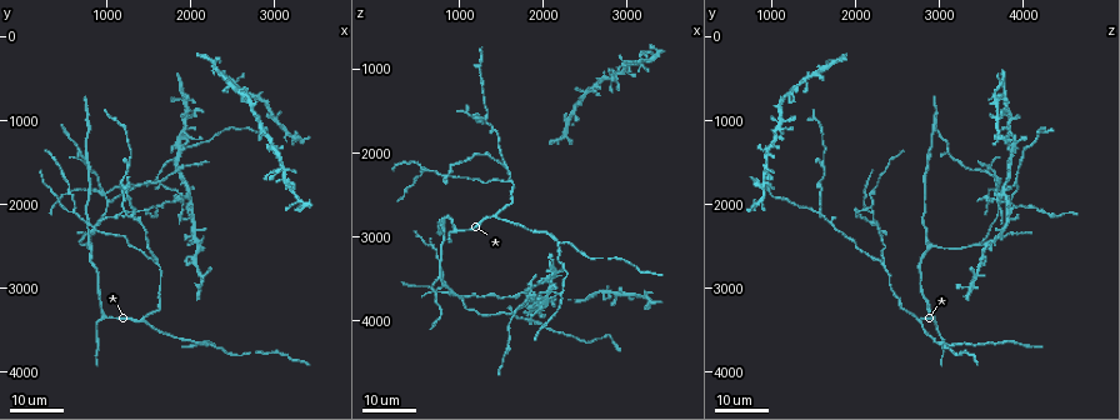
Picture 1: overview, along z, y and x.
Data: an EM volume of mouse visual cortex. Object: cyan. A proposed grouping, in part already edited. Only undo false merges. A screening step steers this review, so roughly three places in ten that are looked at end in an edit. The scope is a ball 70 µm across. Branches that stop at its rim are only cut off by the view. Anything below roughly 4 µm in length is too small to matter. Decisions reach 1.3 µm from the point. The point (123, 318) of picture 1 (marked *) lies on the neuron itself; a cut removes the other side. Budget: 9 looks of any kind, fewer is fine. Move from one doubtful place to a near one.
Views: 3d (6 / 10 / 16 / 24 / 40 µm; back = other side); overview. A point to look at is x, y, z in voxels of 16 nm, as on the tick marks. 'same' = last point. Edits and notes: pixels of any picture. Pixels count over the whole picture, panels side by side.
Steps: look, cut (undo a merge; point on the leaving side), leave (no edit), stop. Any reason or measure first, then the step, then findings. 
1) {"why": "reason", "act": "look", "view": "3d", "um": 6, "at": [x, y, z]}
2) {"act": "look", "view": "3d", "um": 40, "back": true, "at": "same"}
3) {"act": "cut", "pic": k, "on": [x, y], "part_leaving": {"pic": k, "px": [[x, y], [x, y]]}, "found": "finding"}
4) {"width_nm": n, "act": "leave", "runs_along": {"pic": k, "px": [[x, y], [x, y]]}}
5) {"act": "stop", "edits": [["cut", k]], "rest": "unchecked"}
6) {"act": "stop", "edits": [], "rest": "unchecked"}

{"act": "look", "view": "3d", "um": 24, "at": [1450, 3400, 2750]}

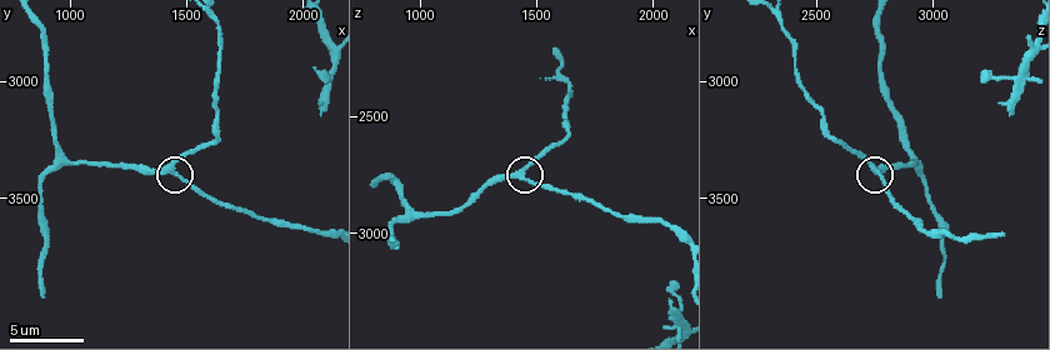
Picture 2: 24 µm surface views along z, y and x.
{"why": "closer look", "act": "look", "view": "3d", "um": 6, "at": [1430, 3360, 2740]}

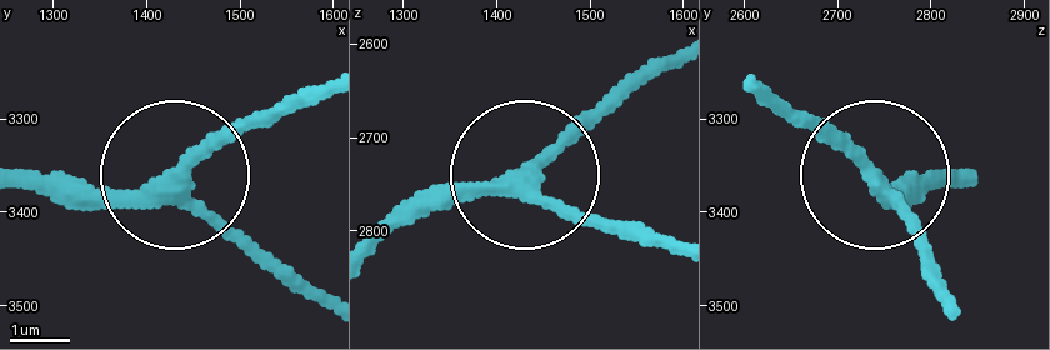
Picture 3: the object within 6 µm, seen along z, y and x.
{"width_nm": 250, "act": "leave", "runs_along": {"pic": 3, "px": [[28, 168], [101, 196], [191, 181], [291, 281]]}, "found": "all the same neuron"}

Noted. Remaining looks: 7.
{"why": "four arms meet", "act": "look", "view": "3d", "um": 24, "at": [850, 2250, 2300]}

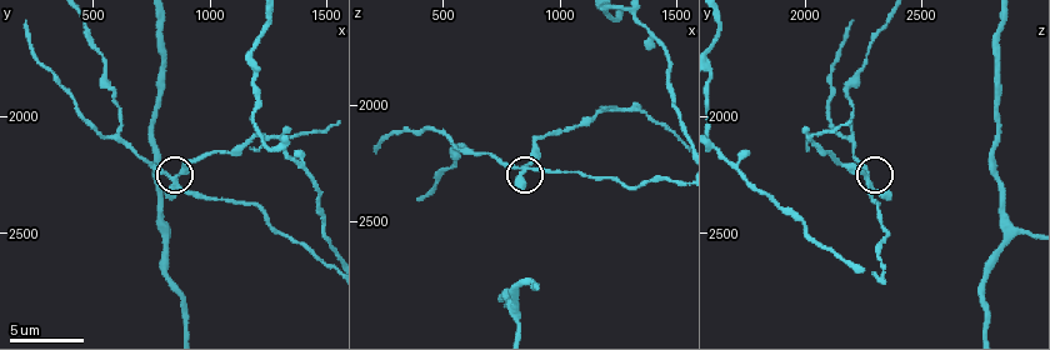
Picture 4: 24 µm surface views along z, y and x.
{"act": "look", "view": "3d", "um": 10, "at": [840, 2280, 2260]}

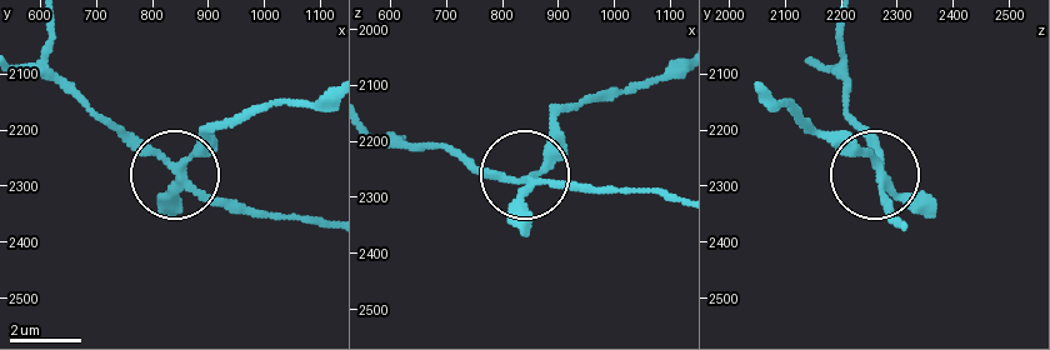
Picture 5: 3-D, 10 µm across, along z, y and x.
{"act": "look", "view": "3d", "um": 10, "back": true, "at": [845, 2270, 2270]}

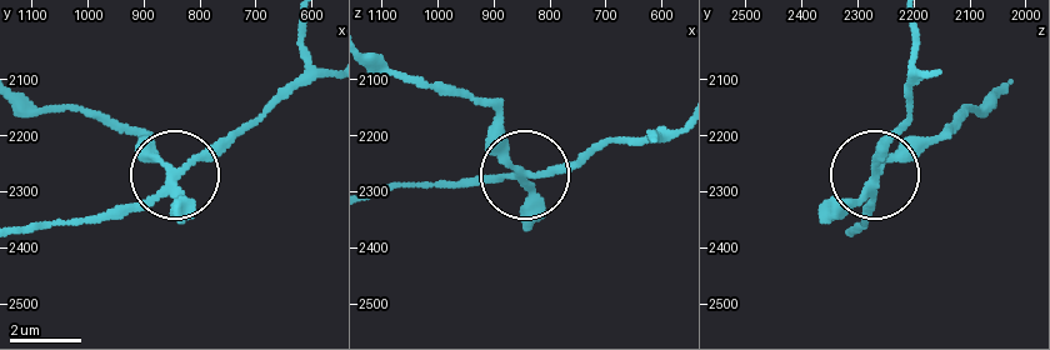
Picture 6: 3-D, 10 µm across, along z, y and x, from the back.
{"act": "cut", "pic": 6, "on": [139, 143], "part_leaving": {"pic": 6, "px": [[169, 178], [124, 129], [70, 109], [25, 109]]}, "found": "a second neuron is stuck on"}

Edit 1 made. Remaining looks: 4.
{"act": "look", "view": "3d", "um": 24, "at": [1600, 1700, 3950]}

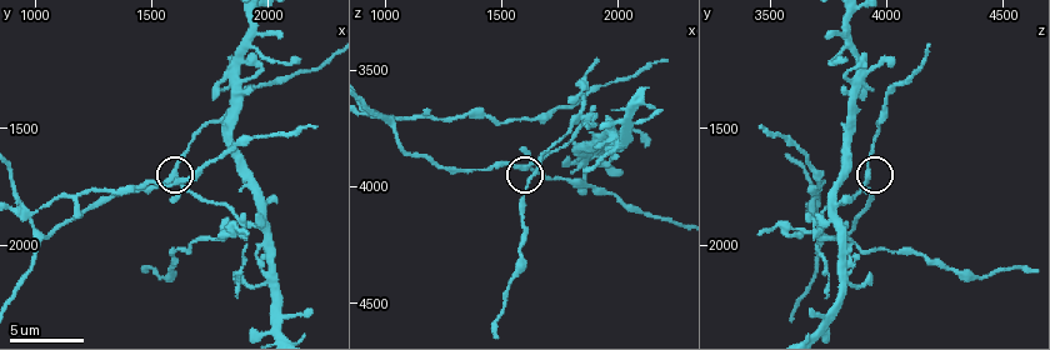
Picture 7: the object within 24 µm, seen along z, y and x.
{"act": "look", "view": "3d", "um": 6, "at": [1590, 1700, 3920]}

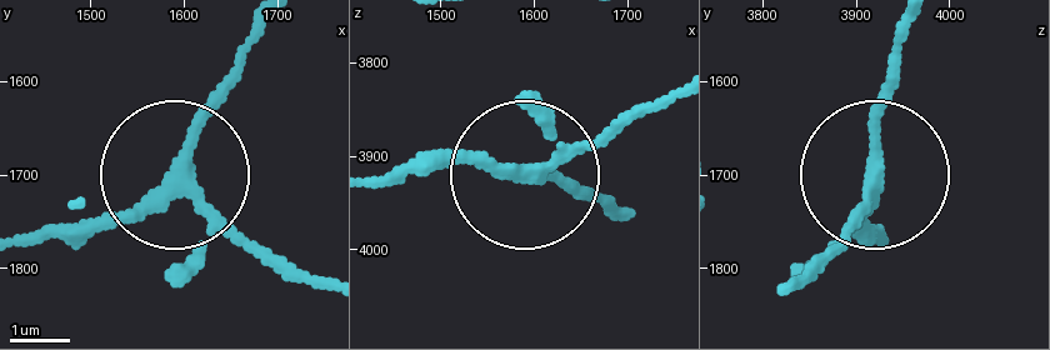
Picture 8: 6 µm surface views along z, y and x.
{"act": "look", "view": "3d", "um": 6, "back": true, "at": [1600, 1705, 3920]}

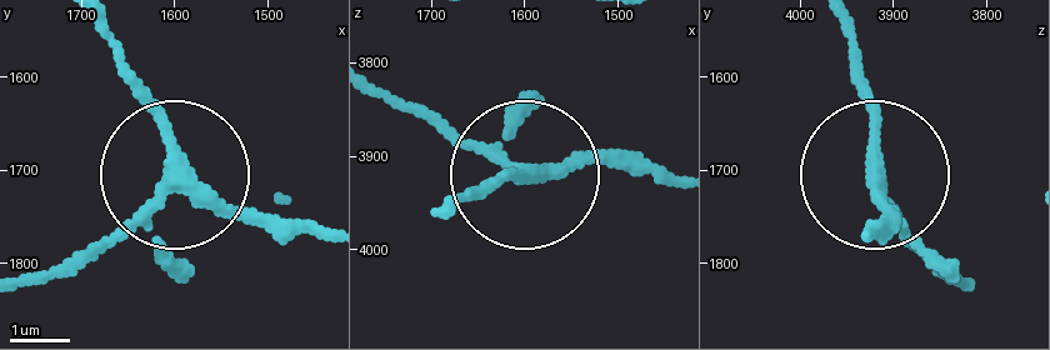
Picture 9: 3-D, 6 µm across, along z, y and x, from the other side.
{"width_nm": 220, "act": "leave", "runs_along": {"pic": 9, "px": [[666, 179], [561, 164], [463, 193]]}, "found": "all the same neuron"}

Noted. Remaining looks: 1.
{"why": "three-way junction", "act": "look", "view": "3d", "um": 16, "at": [940, 3350, 2940]}

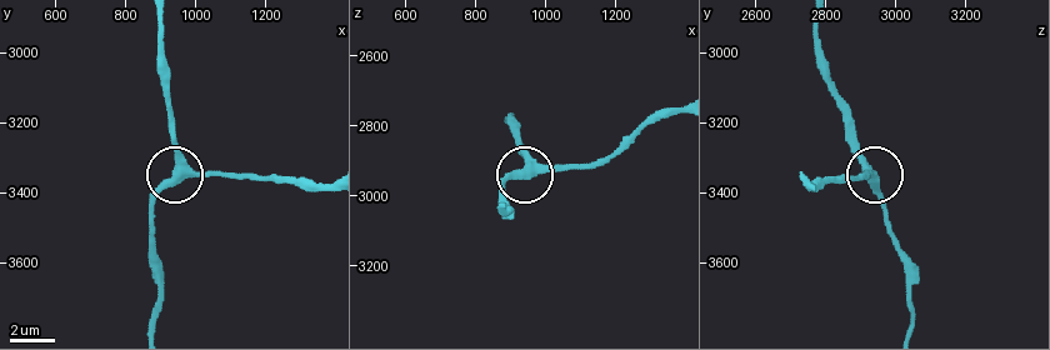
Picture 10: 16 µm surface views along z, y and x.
{"width_nm": 350, "act": "leave", "runs_along": {"pic": 10, "px": [[261, 175], [179, 175], [154, 203], [150, 218]]}, "found": "one neuron here"}

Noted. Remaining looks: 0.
{"act": "stop", "edits": [["cut", 6]], "rest": "unchecked"}

